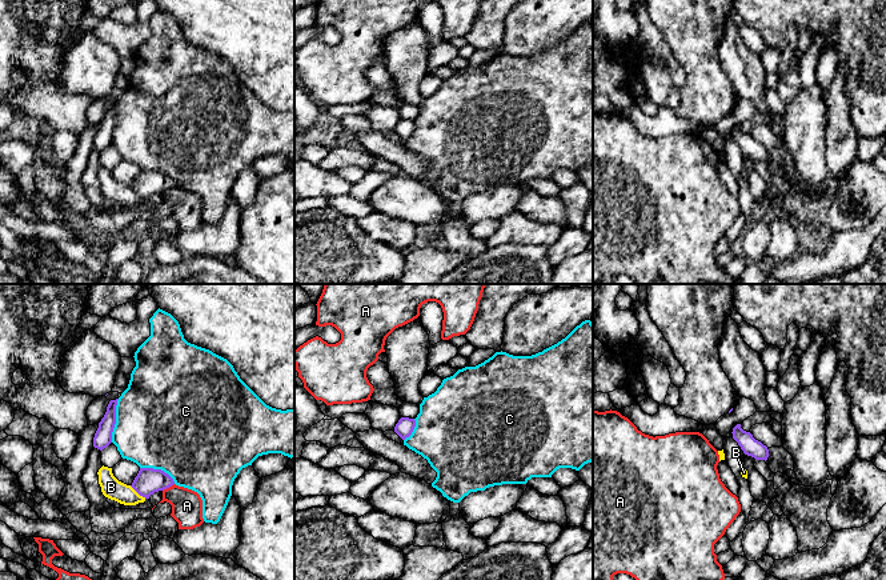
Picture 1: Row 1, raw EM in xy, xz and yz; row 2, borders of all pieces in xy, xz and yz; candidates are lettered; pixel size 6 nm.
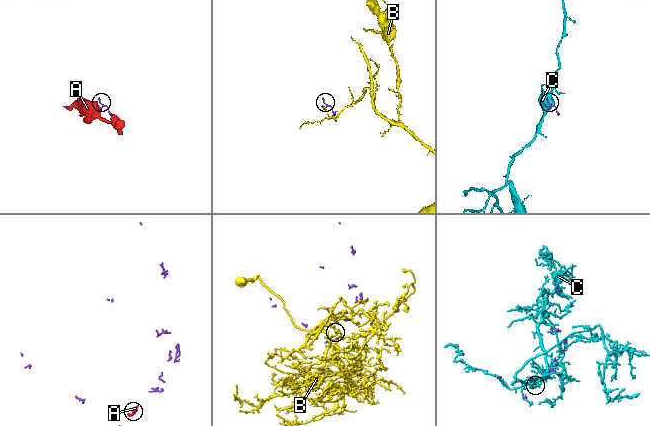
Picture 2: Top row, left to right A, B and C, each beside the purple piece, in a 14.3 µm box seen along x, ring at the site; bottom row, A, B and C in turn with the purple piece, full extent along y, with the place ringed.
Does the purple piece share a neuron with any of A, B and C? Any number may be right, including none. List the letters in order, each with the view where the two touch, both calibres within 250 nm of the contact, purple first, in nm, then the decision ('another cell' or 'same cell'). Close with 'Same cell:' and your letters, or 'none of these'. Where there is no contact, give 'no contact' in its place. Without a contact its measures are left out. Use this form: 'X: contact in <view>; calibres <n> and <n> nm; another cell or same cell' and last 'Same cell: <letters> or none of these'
A: contact in xy; calibres 160 and 190 nm; another cell
B: contact in xy; calibres 160 and 120 nm; another cell
C: contact in xy; calibres 110 and 500 nm; same cell
Same cell: C

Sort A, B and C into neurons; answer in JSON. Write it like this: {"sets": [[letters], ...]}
{"sets": [["A"], ["B"], ["C"]]}

